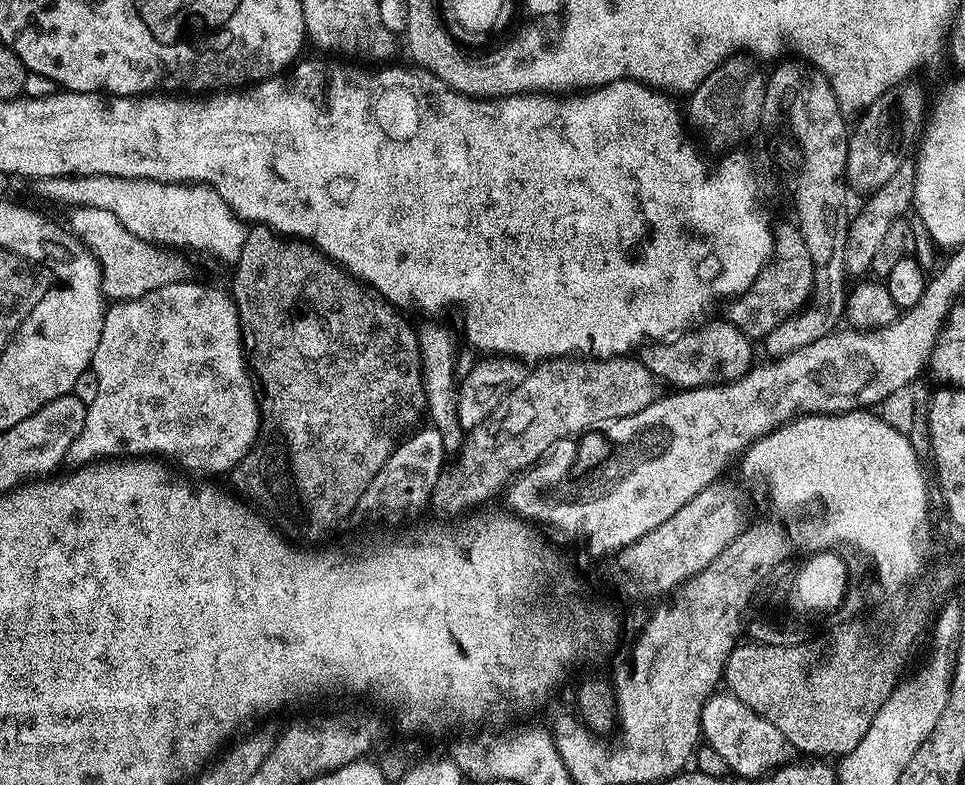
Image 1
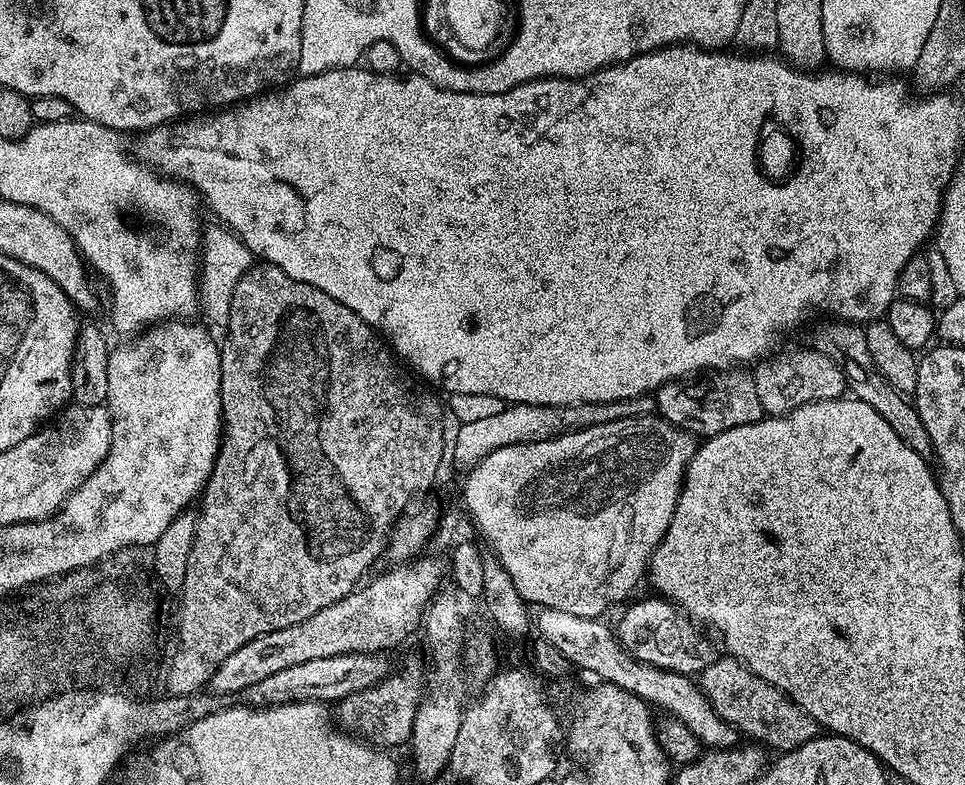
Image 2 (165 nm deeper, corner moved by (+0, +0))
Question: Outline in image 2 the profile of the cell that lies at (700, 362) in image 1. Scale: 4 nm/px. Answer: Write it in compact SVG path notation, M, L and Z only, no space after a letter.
M716 370L703 378L672 380L669 384L664 384L656 389L654 399L656 399L655 411L659 415L670 421L674 426L681 428L682 431L689 432L690 435L697 438L717 436L726 430L734 430L734 426L753 424L765 419L766 416L762 410L762 402L758 402L753 373L748 370Z

